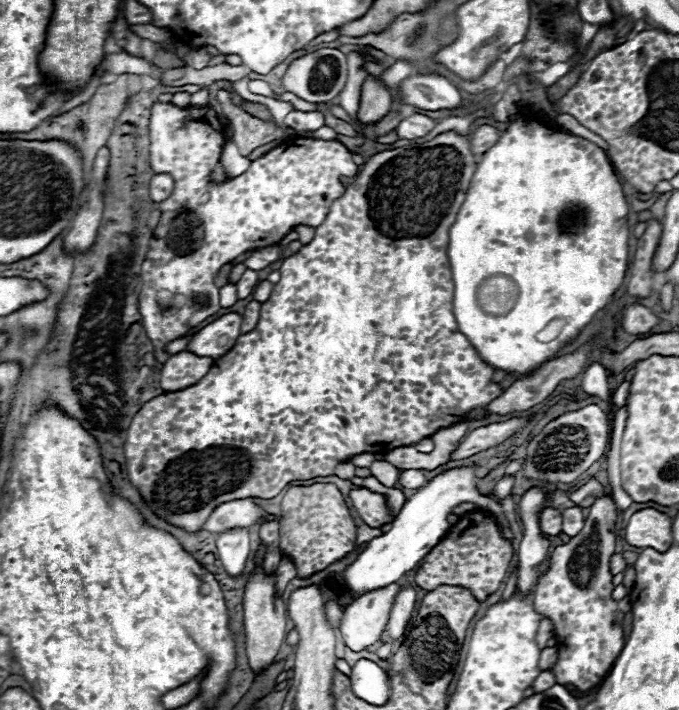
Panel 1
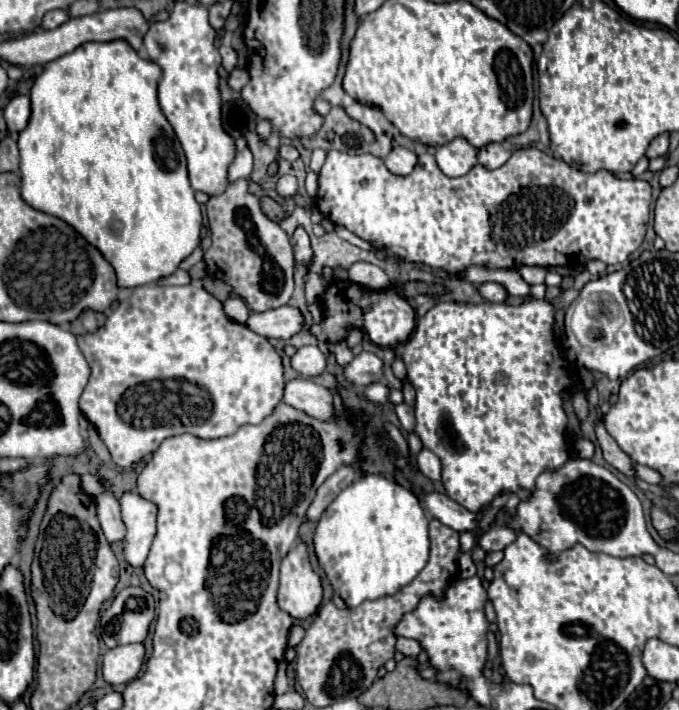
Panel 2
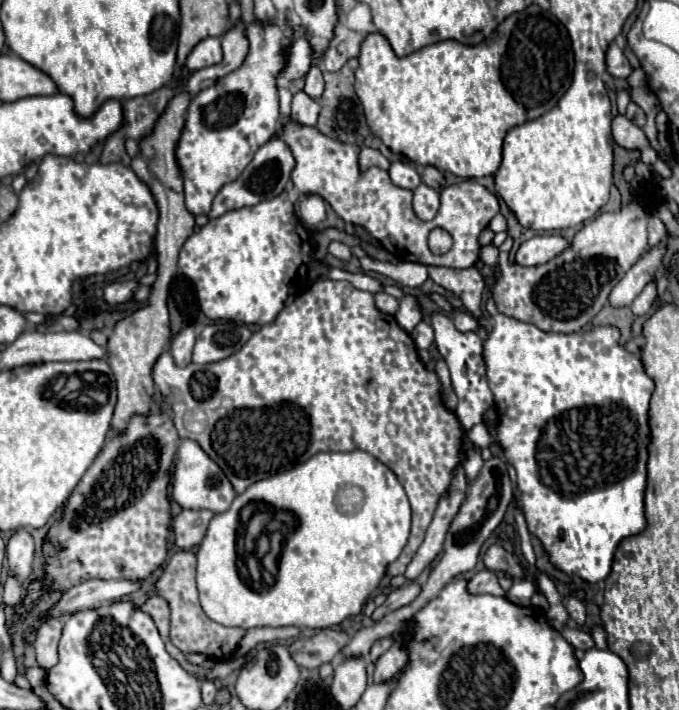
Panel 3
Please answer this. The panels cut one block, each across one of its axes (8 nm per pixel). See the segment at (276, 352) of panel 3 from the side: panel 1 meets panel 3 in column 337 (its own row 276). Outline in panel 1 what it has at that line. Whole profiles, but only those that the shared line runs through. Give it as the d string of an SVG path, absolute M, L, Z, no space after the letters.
M454 130L442 132L426 142L412 142L400 146L396 150L384 150L370 156L356 180L346 188L346 192L334 200L326 220L316 228L314 238L304 244L296 254L282 260L280 266L280 282L274 286L268 302L262 304L260 320L254 332L238 336L234 348L214 360L210 372L194 386L178 392L166 392L142 404L142 408L134 414L130 428L126 430L126 468L128 480L138 488L144 502L150 510L178 526L186 532L200 532L214 508L218 504L240 500L240 498L272 498L280 494L294 480L310 480L318 476L332 476L334 468L340 462L348 462L356 454L388 454L394 448L410 446L420 442L422 438L432 436L440 428L448 428L456 422L464 420L464 414L476 406L486 406L494 398L502 394L502 388L494 384L490 378L494 370L486 366L468 338L458 330L456 318L452 312L454 284L448 262L448 230L456 220L456 214L464 202L464 194L476 170L476 156L470 152L470 142L466 136L460 136Z

